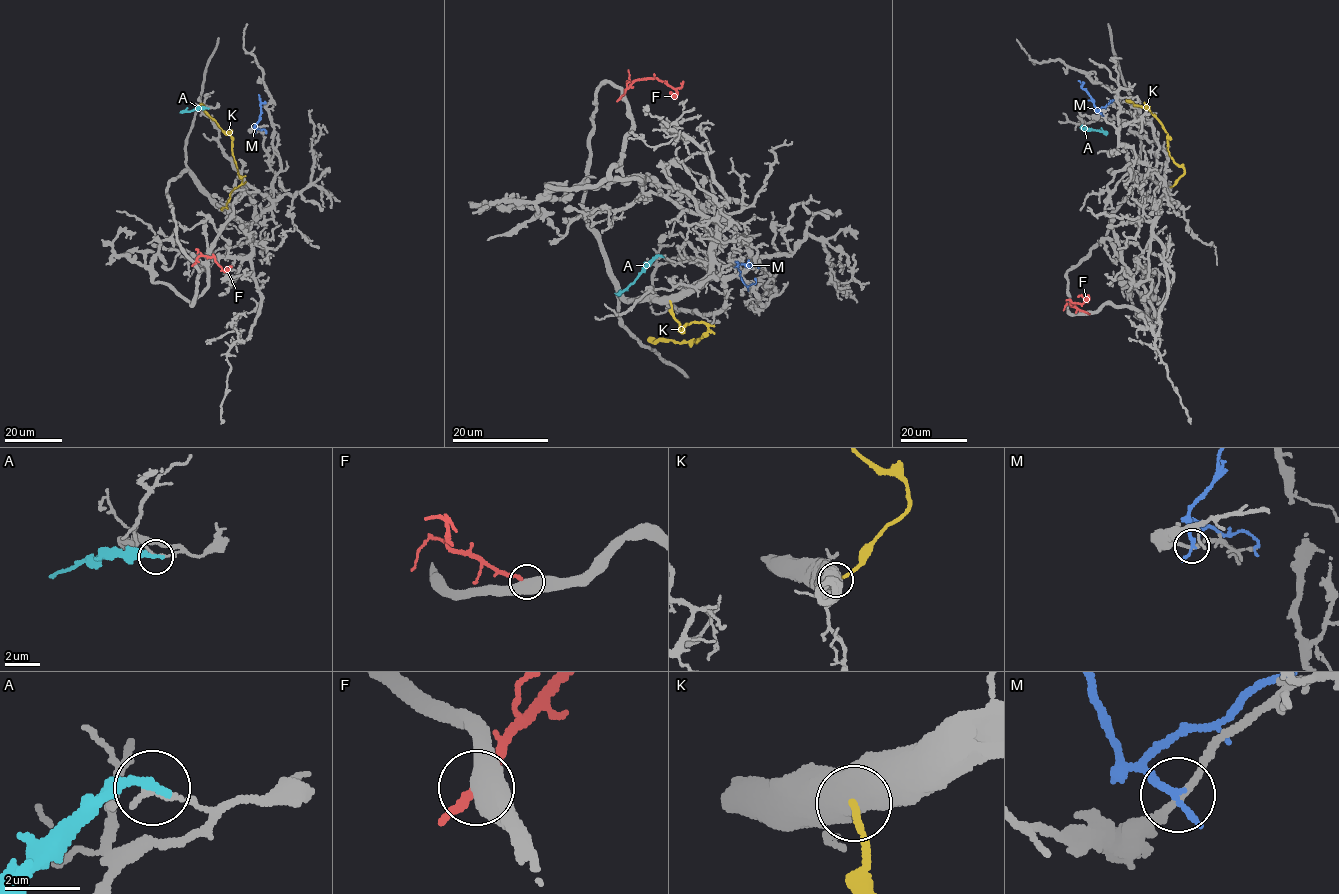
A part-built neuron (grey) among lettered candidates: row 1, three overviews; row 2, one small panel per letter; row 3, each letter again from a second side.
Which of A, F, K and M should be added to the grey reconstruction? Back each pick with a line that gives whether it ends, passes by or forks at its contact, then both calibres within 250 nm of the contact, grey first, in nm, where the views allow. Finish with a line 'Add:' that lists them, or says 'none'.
Add: none

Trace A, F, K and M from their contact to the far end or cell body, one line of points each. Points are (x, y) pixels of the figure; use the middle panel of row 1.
A: (661, 256), (654, 257), (626, 288), (615, 293)
F: (621, 96), (636, 80), (653, 78), (674, 88), (682, 86), (683, 81)
K: (670, 301), (679, 331), (694, 322), (707, 325), (708, 331), (697, 343), (656, 343), (650, 338)
M: (738, 267), (737, 264), (750, 266), (751, 263), (750, 268), (748, 267)

